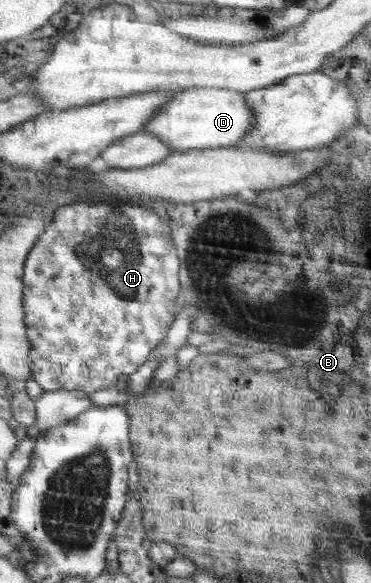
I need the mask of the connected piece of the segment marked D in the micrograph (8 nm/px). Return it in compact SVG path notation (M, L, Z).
M193 87L176 94L143 131L158 135L173 151L218 148L235 145L251 133L255 112L247 103L246 92L224 88Z

